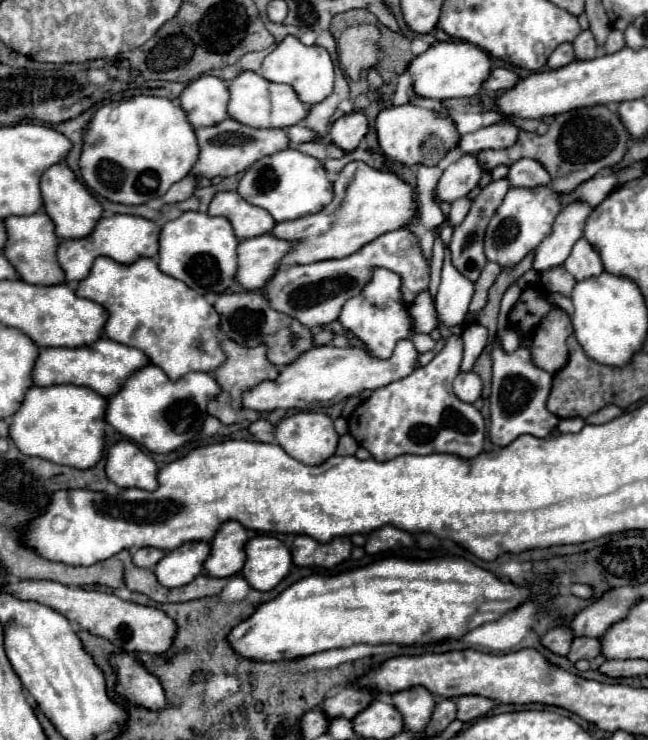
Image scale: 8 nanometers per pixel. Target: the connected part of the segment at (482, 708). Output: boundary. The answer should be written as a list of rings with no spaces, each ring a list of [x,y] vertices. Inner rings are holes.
[[[464,695],[456,699],[456,719],[460,721],[474,721],[486,715],[494,707],[494,701],[478,695]]]

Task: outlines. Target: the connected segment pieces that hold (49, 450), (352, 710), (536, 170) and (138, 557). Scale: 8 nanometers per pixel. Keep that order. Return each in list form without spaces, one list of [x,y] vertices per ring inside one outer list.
[[[78,385],[30,387],[20,409],[10,421],[10,439],[20,453],[40,457],[58,465],[90,469],[102,457],[106,399],[92,389]]]
[[[344,687],[342,691],[334,693],[332,697],[326,697],[320,705],[320,709],[324,711],[324,715],[328,719],[336,719],[336,717],[344,717],[344,719],[354,719],[374,697],[364,691],[364,689],[356,689],[356,687]]]
[[[530,159],[516,161],[508,175],[506,175],[510,187],[526,187],[526,189],[536,189],[536,187],[546,187],[550,185],[550,175],[548,171],[538,163]]]
[[[136,549],[132,551],[132,563],[136,567],[144,569],[154,569],[154,565],[164,557],[164,551],[160,549]]]

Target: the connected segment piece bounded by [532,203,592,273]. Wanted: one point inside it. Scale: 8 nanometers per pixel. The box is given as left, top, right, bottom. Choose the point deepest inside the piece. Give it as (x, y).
(567, 229)

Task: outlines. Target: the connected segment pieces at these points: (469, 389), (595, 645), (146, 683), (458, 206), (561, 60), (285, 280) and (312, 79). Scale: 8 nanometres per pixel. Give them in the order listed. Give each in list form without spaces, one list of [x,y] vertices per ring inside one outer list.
[[[460,373],[454,379],[454,393],[464,403],[474,403],[482,393],[482,381],[476,373]]]
[[[578,637],[572,641],[570,653],[568,653],[568,661],[576,663],[578,659],[594,659],[600,653],[600,641],[598,639],[590,639],[590,637]]]
[[[130,655],[114,657],[114,669],[118,669],[118,691],[134,705],[152,711],[166,707],[166,695],[160,681],[150,675]]]
[[[466,195],[466,197],[460,197],[460,199],[456,199],[456,201],[452,203],[450,215],[448,215],[448,221],[450,221],[452,227],[456,227],[456,225],[460,225],[460,223],[464,221],[464,217],[466,217],[468,211],[470,211],[470,205],[472,205],[472,199],[470,199],[468,195]]]
[[[562,43],[558,45],[558,49],[554,49],[554,53],[548,59],[548,67],[550,69],[560,69],[564,65],[568,65],[570,61],[574,61],[574,51],[572,51],[572,43]]]
[[[396,229],[376,237],[356,253],[342,259],[326,259],[310,265],[280,267],[274,273],[274,277],[266,283],[264,295],[272,309],[298,319],[308,329],[318,325],[328,325],[338,319],[342,305],[350,297],[356,297],[362,291],[362,287],[370,279],[372,267],[386,267],[402,277],[402,293],[406,305],[410,305],[414,297],[428,287],[430,269],[428,269],[428,261],[420,253],[418,237],[410,229]]]
[[[288,35],[282,43],[276,45],[276,49],[264,57],[264,63],[258,71],[264,79],[272,83],[286,83],[290,85],[302,103],[316,105],[318,101],[324,101],[334,87],[334,65],[330,61],[330,55],[324,47],[306,47],[296,37]]]

